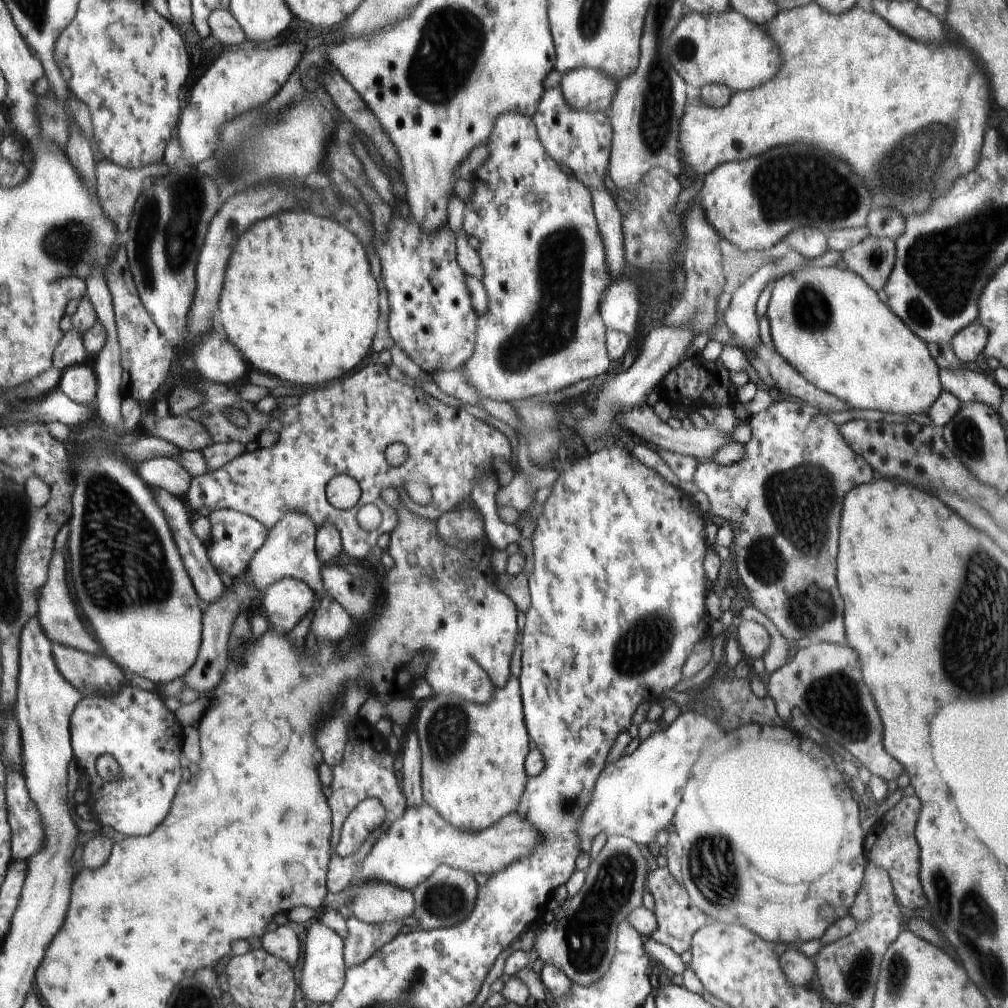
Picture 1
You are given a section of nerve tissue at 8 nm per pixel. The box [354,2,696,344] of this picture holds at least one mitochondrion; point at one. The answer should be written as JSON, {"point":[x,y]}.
{"point":[449,46]}

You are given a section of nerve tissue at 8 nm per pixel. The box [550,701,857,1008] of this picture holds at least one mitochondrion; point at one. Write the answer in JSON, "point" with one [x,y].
{"point":[586,934]}

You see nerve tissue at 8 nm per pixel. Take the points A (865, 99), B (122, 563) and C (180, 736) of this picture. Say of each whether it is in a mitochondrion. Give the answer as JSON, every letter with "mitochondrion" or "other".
{"A":"other","B":"mitochondrion","C":"other"}

